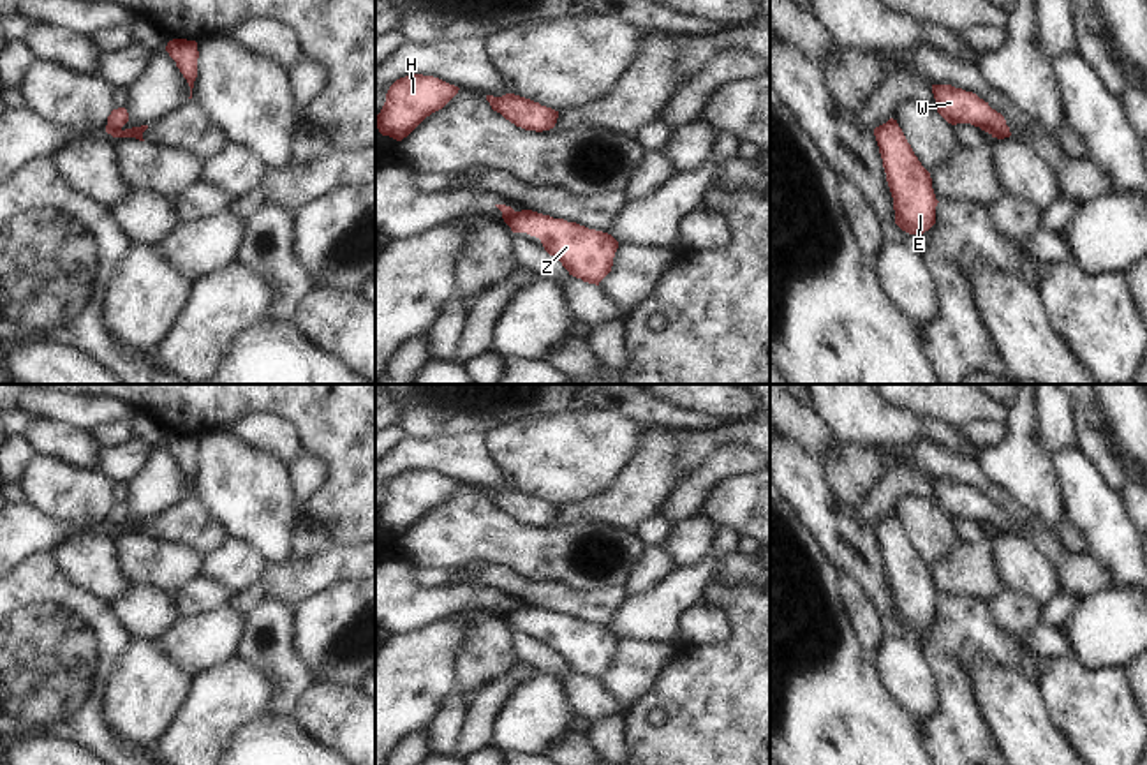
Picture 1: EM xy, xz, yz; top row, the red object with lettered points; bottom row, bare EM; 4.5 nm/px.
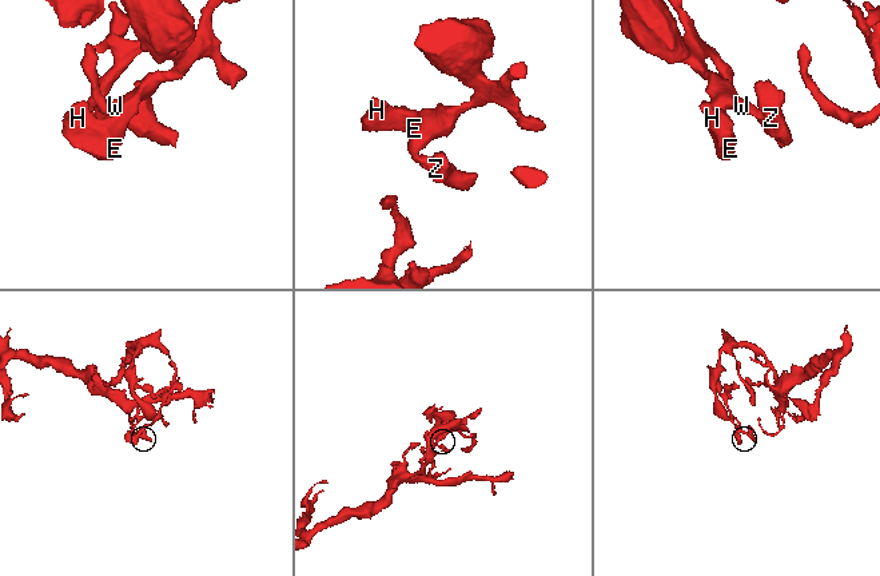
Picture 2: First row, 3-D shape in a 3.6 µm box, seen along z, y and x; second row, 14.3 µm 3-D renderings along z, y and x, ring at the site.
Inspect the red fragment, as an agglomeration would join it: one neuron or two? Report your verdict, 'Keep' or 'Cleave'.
Keep.

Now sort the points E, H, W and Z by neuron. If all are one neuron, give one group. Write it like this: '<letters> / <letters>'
E H W Z

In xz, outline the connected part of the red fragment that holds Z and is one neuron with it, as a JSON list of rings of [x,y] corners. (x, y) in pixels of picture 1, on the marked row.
[[[506,204],[495,206],[513,233],[539,238],[544,250],[560,261],[569,275],[599,286],[611,271],[618,249],[618,241],[611,234],[532,210],[514,212]]]

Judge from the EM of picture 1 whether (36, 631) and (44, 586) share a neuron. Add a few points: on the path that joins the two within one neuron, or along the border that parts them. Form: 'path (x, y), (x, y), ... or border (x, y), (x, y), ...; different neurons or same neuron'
path (37, 621), (41, 617), (41, 596); same neuron

